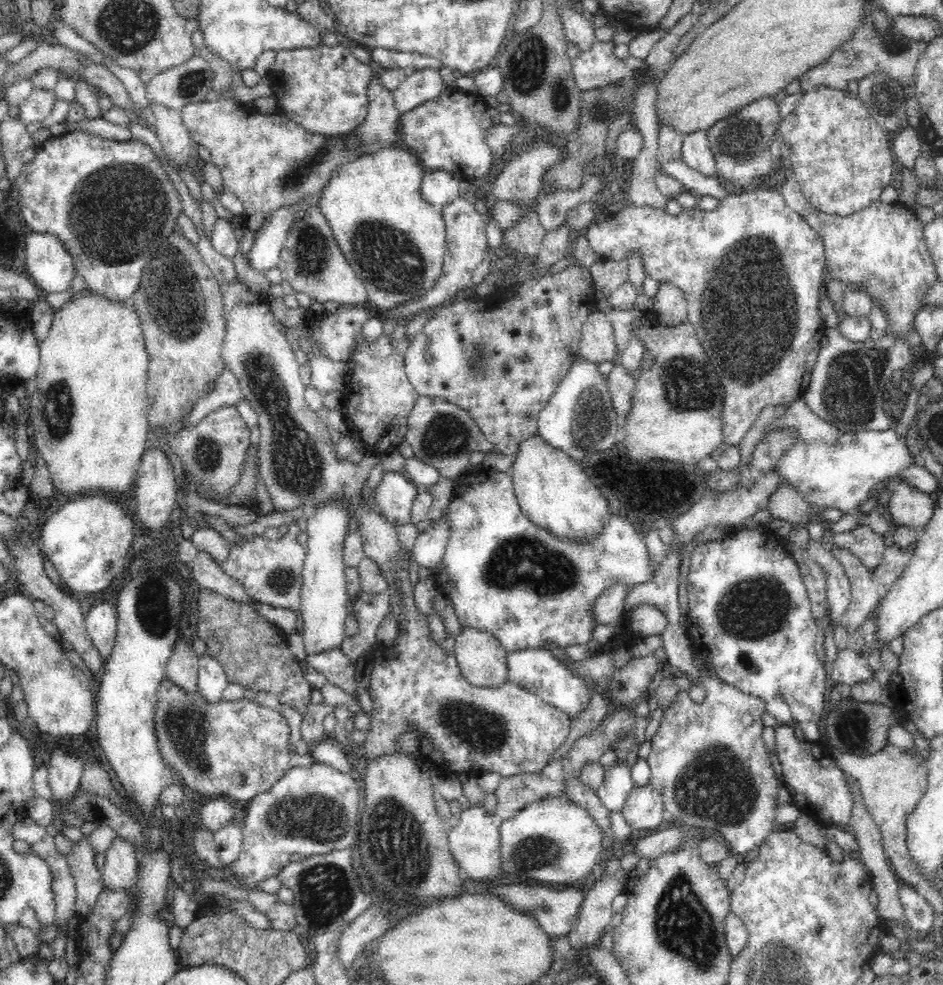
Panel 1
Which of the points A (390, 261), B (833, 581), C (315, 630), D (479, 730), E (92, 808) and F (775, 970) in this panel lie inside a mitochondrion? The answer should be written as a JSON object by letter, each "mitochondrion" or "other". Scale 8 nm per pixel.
{"A":"mitochondrion","B":"other","C":"other","D":"mitochondrion","E":"mitochondrion","F":"mitochondrion"}

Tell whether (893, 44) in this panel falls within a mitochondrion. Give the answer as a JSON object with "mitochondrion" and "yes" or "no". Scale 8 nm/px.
{"mitochondrion":"yes"}

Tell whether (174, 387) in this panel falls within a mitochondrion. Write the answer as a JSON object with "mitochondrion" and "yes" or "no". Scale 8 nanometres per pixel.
{"mitochondrion":"no"}

